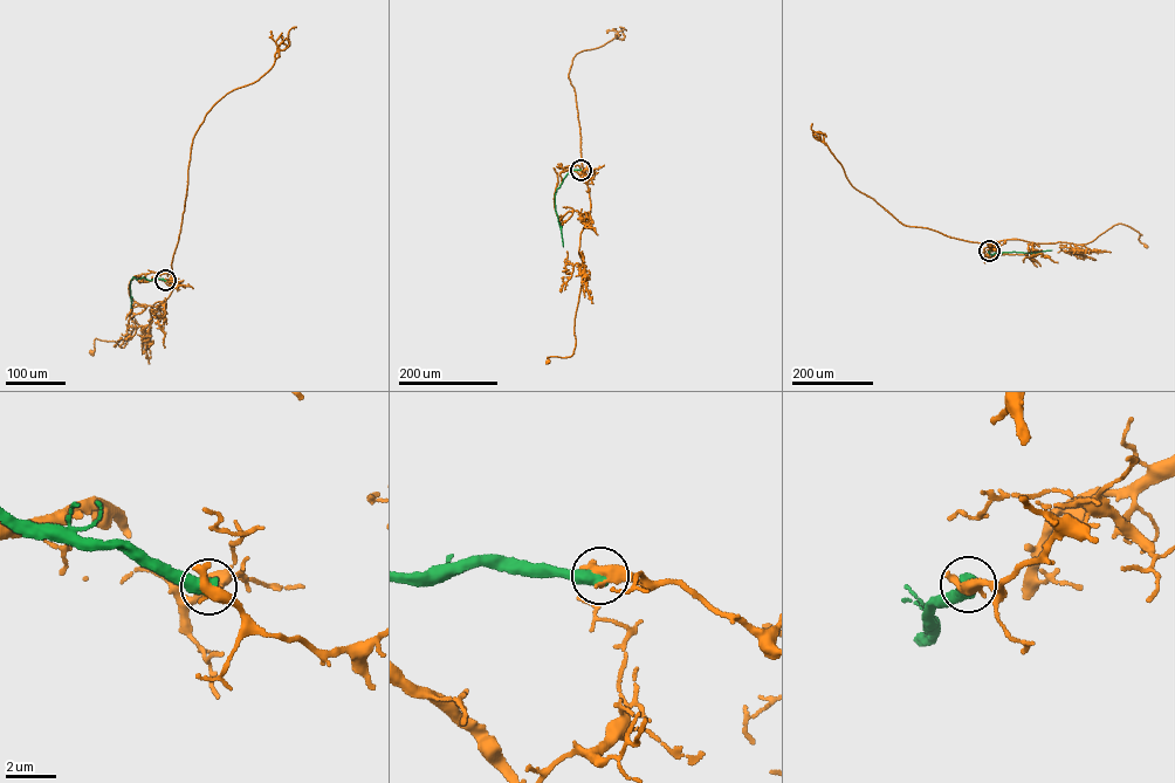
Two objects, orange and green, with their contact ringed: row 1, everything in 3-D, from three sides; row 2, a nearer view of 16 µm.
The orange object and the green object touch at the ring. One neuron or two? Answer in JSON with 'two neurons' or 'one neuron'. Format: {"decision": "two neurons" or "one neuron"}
{"decision": "two neurons"}

